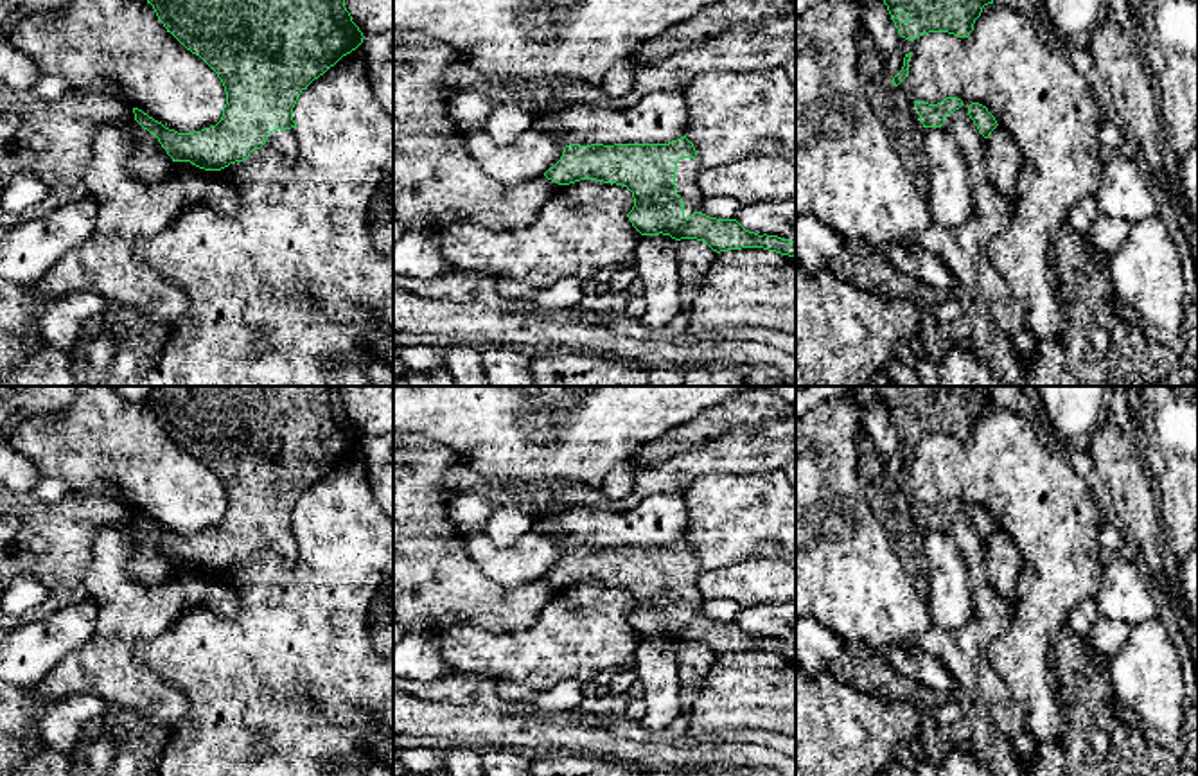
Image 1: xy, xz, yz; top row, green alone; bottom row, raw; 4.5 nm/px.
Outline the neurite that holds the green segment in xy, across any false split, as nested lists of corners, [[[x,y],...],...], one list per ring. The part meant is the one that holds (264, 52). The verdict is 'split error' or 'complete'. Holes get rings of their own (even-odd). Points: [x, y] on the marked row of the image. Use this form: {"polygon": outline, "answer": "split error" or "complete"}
{"polygon": [[[147,0],[158,20],[187,50],[199,56],[221,79],[226,92],[223,117],[194,133],[165,128],[138,108],[135,120],[158,138],[172,162],[190,162],[205,171],[221,171],[242,162],[262,146],[287,160],[298,154],[293,108],[300,93],[343,56],[363,43],[345,0]]], "answer": "split error"}

